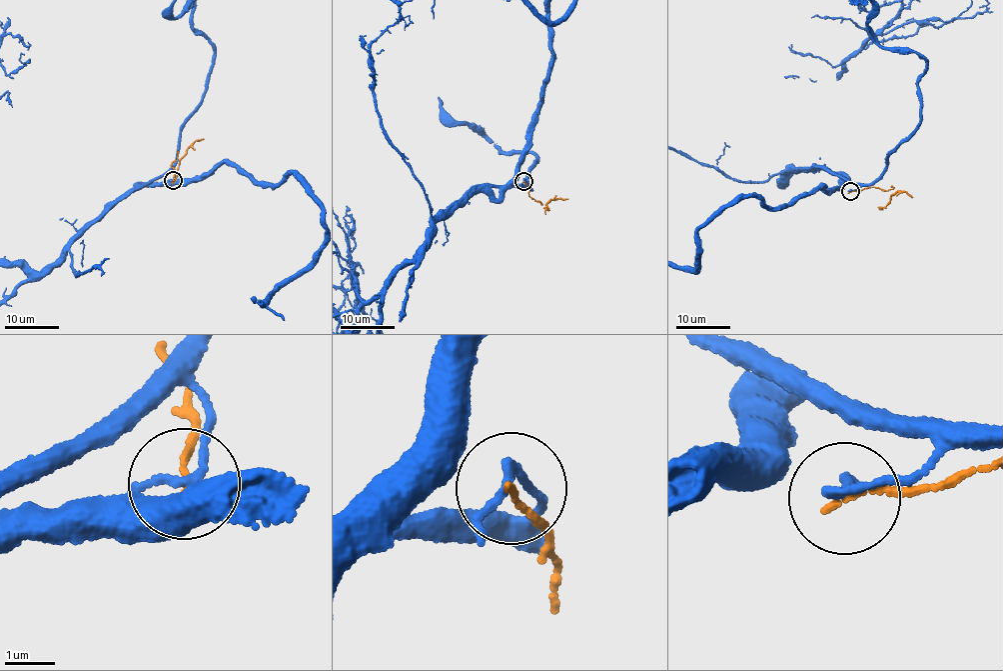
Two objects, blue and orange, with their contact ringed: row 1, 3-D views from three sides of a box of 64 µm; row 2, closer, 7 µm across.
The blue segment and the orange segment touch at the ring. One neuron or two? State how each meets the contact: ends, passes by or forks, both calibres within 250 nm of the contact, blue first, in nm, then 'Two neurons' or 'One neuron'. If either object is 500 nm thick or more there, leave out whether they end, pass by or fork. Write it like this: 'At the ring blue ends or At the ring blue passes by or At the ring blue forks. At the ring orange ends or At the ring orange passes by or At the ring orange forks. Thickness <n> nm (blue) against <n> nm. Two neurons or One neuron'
At the ring blue passes by. At the ring orange ends. Thickness 150 nm (blue) against 110 nm. Two neurons

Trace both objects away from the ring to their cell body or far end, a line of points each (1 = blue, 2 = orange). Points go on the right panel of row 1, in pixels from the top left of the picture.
1: (850, 192), (882, 174), (917, 127), (926, 61), (878, 44), (869, 33), (872, 1)
2: (850, 192), (871, 187), (892, 189), (893, 194), (905, 191), (912, 198)

